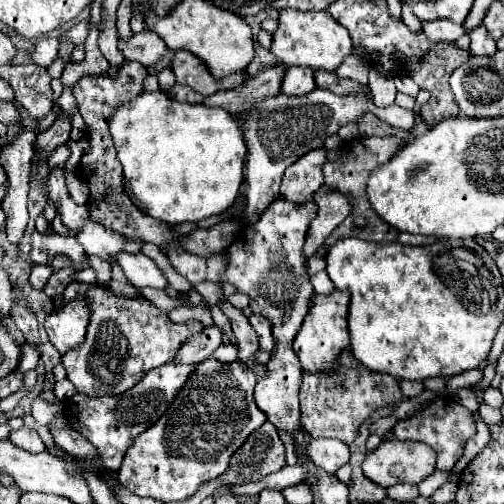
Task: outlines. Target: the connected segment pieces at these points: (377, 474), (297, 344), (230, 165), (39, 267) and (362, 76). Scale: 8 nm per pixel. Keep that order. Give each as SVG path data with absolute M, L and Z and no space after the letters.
M383 440L377 450L369 452L365 462L363 462L363 474L383 486L383 488L391 488L395 484L419 484L421 480L425 480L429 474L433 474L435 470L435 452L423 444L423 442L413 442L413 440Z
M335 290L329 296L317 294L313 298L313 306L309 308L309 314L295 336L293 348L299 356L301 368L305 372L333 372L339 364L339 356L343 350L349 348L349 328L347 328L347 314L349 314L349 294L347 290Z
M157 90L157 92L143 92L139 94L137 98L125 102L123 106L119 106L111 118L111 136L113 136L113 142L117 146L117 158L121 160L123 164L123 184L125 184L125 192L135 200L135 204L149 216L165 222L165 224L181 224L181 222L199 222L203 218L209 218L209 216L215 216L215 214L221 214L225 212L235 200L237 200L237 194L241 190L241 184L243 184L243 168L245 168L245 154L247 154L247 146L243 142L243 134L241 134L241 128L239 128L239 122L227 112L227 110L221 110L219 106L215 108L209 108L205 104L189 104L189 102L177 102L173 96L169 96L167 92L163 90Z
M33 264L33 268L31 268L31 276L29 276L29 282L31 282L35 288L43 288L51 274L53 274L53 270L51 270L47 264Z
M353 54L347 56L341 62L339 70L335 70L335 74L339 78L351 78L351 80L357 80L359 84L367 84L367 72L369 72L369 68L363 64L363 60L361 58L355 58Z

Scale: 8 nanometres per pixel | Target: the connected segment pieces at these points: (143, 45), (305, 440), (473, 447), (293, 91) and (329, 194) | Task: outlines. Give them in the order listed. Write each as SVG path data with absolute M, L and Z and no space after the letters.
M145 30L141 34L133 34L129 40L119 40L119 50L125 60L135 60L149 68L163 58L167 46L163 40L159 40L159 36Z
M303 426L295 430L298 445L306 448L306 454L319 466L321 470L327 470L329 474L335 474L337 468L349 462L349 446L339 440L315 440L311 438Z
M477 412L474 413L474 418L478 431L475 436L471 437L471 439L467 441L464 449L464 455L450 471L450 482L458 483L461 472L467 467L476 454L479 454L483 450L490 440L489 428L485 423L482 423L484 421Z
M293 66L285 70L283 82L281 82L281 92L287 96L303 96L309 94L311 90L315 90L315 76L313 70L301 68L301 66Z
M321 186L313 200L319 206L319 212L315 216L315 220L309 226L307 238L305 238L305 246L303 252L305 256L313 256L317 252L319 246L323 246L325 238L349 216L351 212L351 202L345 194L339 194L337 190L327 190L327 186Z

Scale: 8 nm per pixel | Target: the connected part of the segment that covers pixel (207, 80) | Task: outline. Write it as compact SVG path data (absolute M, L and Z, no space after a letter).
M179 50L173 56L171 68L177 76L177 84L185 84L191 86L193 90L197 90L203 96L215 94L217 90L233 90L237 86L241 86L243 82L247 82L249 74L231 74L227 78L213 78L213 74L207 72L207 66L203 66L201 58L195 58L195 54L191 52L183 52Z

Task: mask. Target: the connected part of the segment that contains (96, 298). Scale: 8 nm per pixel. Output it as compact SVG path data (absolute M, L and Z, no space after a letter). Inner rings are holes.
M71 282L65 288L65 300L83 292L91 306L91 324L87 328L87 338L83 346L73 348L71 352L61 356L61 364L67 370L67 378L75 384L77 392L85 396L99 394L123 394L133 388L137 380L151 368L157 368L165 362L171 362L179 352L179 346L187 342L193 334L199 334L205 326L199 320L187 320L175 324L169 320L165 312L161 312L155 304L145 298L123 298L117 296L107 286L97 284L79 284ZM107 372L119 376L117 382L107 384Z

